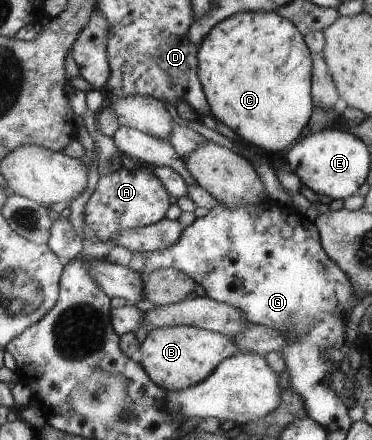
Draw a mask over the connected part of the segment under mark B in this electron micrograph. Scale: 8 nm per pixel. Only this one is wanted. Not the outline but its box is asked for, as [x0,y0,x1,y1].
[140,325,241,391]

